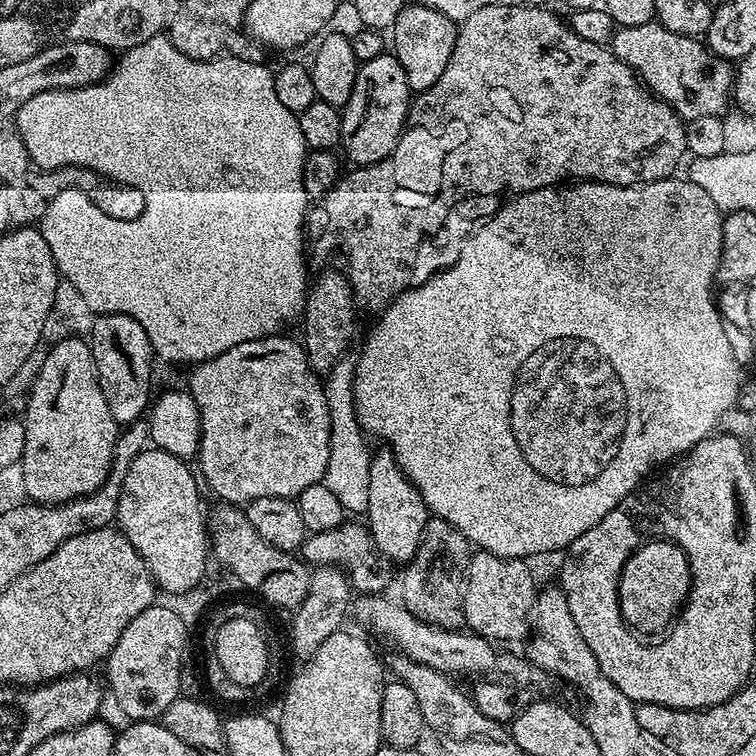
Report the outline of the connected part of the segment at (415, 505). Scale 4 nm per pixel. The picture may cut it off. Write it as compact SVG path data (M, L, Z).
M387 450L373 451L370 462L370 502L366 523L381 557L385 561L393 560L399 566L408 564L418 550L429 517L430 513L422 494L408 481L392 453Z

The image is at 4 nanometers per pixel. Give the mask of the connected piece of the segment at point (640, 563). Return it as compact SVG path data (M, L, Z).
M663 538L645 541L627 559L620 575L620 614L625 624L641 635L663 633L679 615L691 585L689 560L676 543Z

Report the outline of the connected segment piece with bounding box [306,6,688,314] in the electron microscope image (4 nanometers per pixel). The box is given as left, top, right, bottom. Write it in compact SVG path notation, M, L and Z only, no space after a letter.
M482 6L482 10L474 10L465 20L459 21L454 42L454 54L450 54L450 62L446 62L446 70L438 77L438 82L430 86L425 92L419 93L410 104L410 120L413 125L435 129L437 126L450 125L460 132L455 146L451 148L445 162L440 164L440 182L432 192L412 190L412 186L404 186L396 178L396 163L388 156L377 164L366 164L353 167L352 172L345 171L336 185L309 207L306 217L306 240L310 245L310 260L313 265L324 264L335 252L348 252L348 268L346 275L352 287L352 297L356 300L357 309L373 314L379 314L401 296L408 289L408 276L414 276L410 268L416 268L416 254L430 254L430 246L442 246L448 242L448 236L454 234L454 224L460 222L460 208L462 204L478 198L492 196L499 208L514 196L521 196L530 190L551 188L563 185L565 182L595 182L598 184L617 184L630 186L631 184L649 184L655 180L667 180L680 164L680 159L686 156L687 130L685 121L664 100L653 96L643 84L640 77L633 72L630 66L621 62L611 47L594 42L586 42L586 38L578 38L574 34L571 23L559 20L551 7L527 8L526 6Z

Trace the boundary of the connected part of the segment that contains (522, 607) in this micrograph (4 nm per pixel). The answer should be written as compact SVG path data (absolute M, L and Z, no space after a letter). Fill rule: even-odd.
M481 551L469 559L464 584L464 623L477 636L501 642L523 641L529 635L538 583L532 577L528 564L527 559L502 558L498 554Z

